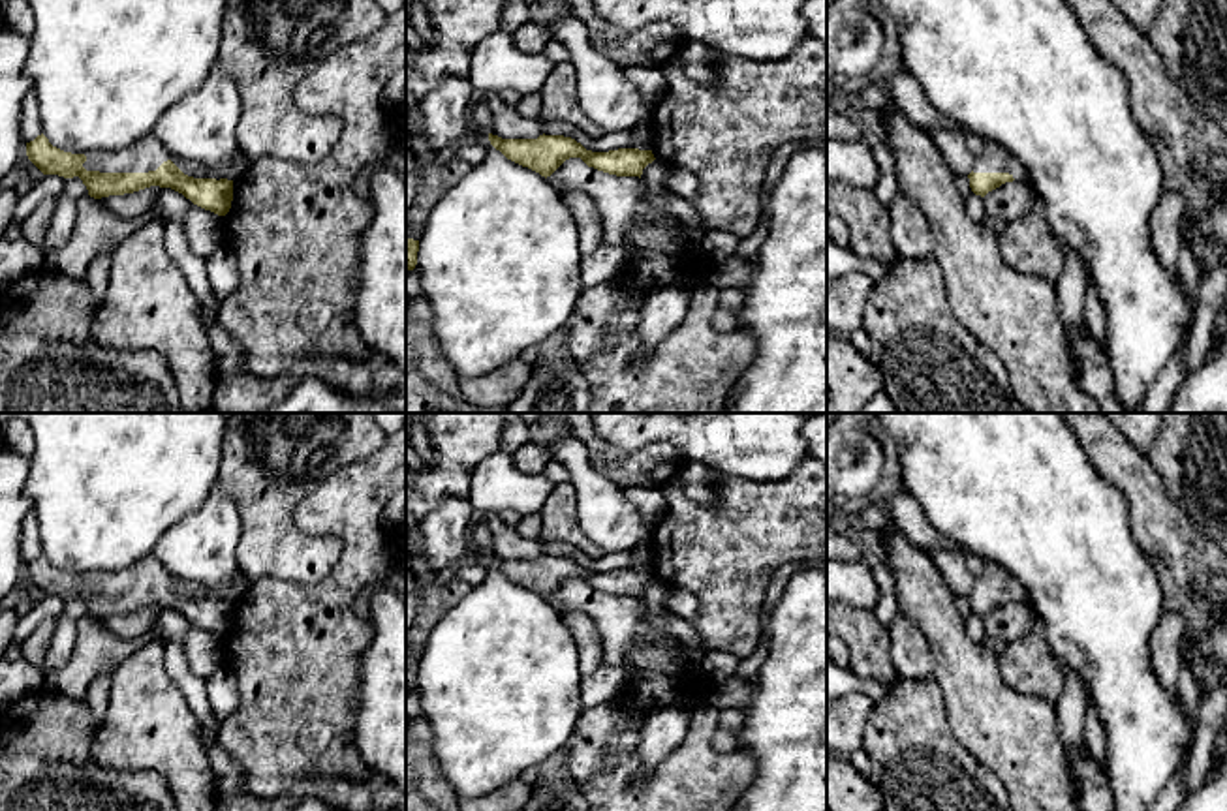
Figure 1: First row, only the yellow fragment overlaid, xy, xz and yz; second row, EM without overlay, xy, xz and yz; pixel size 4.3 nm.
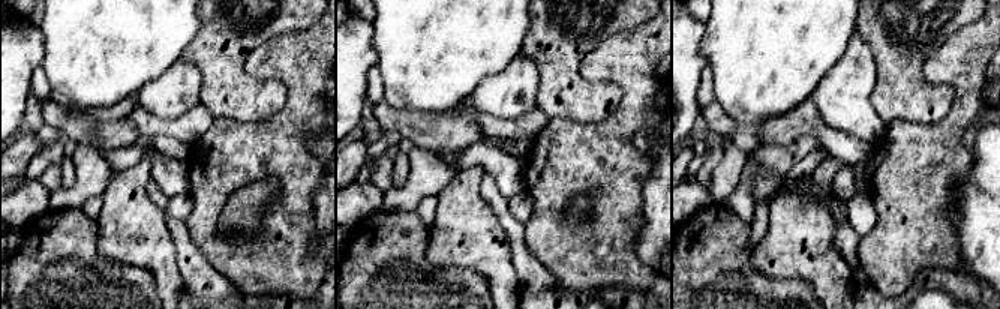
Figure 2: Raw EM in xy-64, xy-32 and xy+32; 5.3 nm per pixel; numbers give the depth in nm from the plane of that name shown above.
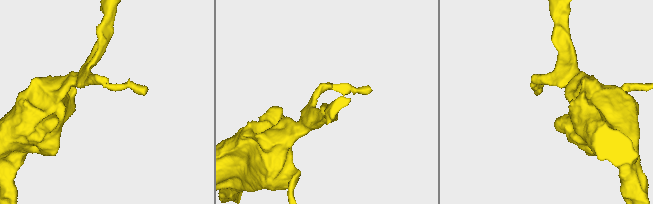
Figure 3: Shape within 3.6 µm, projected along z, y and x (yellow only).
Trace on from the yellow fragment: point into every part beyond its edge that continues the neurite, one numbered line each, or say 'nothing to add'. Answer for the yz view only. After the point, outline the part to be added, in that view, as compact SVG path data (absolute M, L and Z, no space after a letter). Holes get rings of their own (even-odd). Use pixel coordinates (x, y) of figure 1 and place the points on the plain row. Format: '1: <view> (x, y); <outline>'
1: yz (994, 579); M985 561L985 571L971 588L973 593L1009 593L1017 603L1026 601L1024 586L1009 576L1003 567Z

